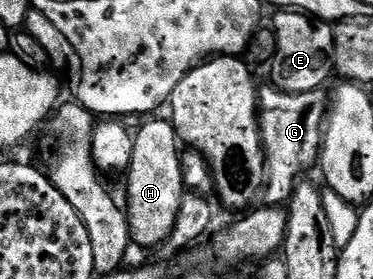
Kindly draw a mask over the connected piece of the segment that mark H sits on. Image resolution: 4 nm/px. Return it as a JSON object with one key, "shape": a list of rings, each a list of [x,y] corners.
{"shape":[[[158,119],[143,120],[146,122],[133,134],[131,163],[124,173],[126,178],[124,210],[135,246],[158,245],[161,241],[171,240],[184,194],[182,153],[178,133],[169,120],[154,120]]]}

